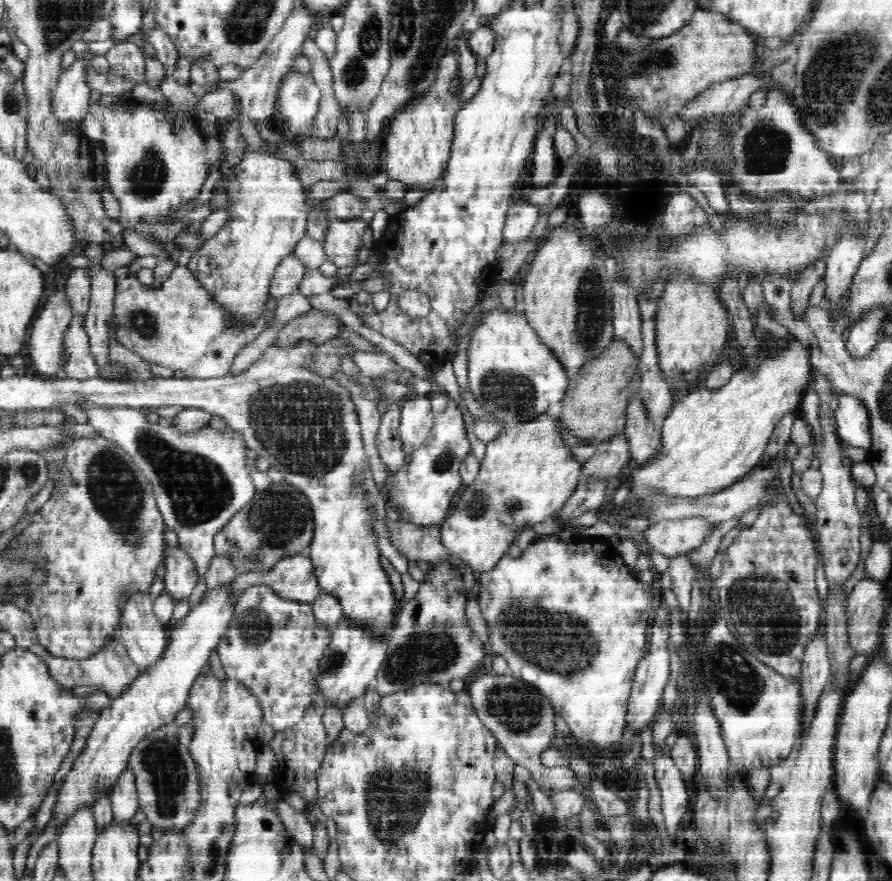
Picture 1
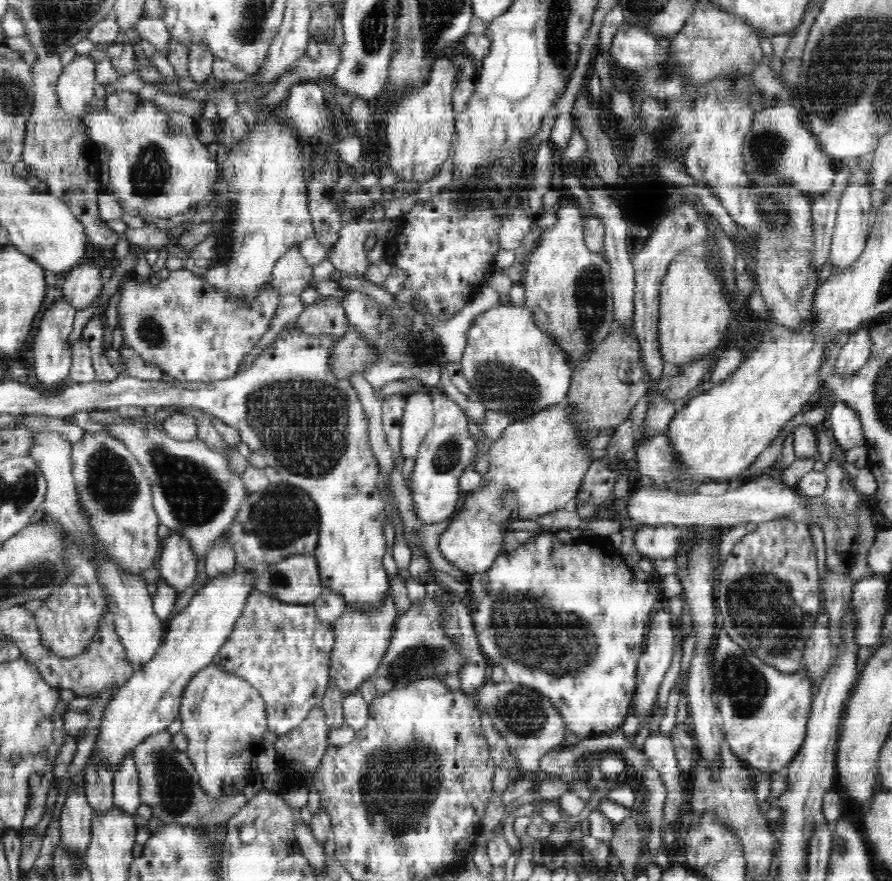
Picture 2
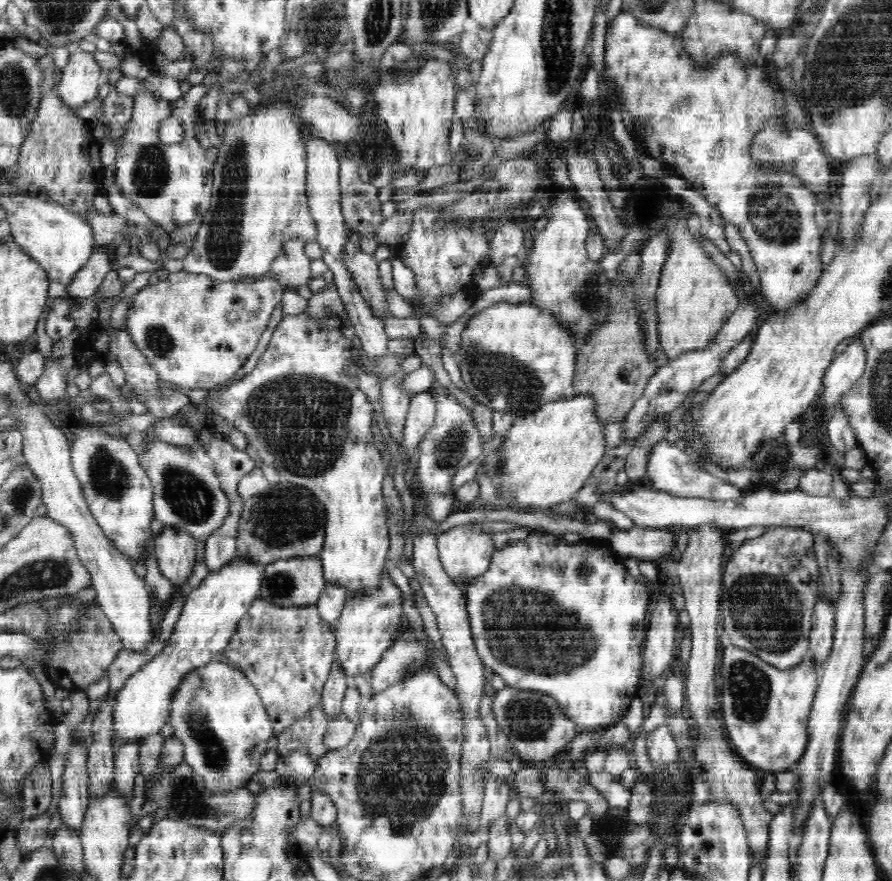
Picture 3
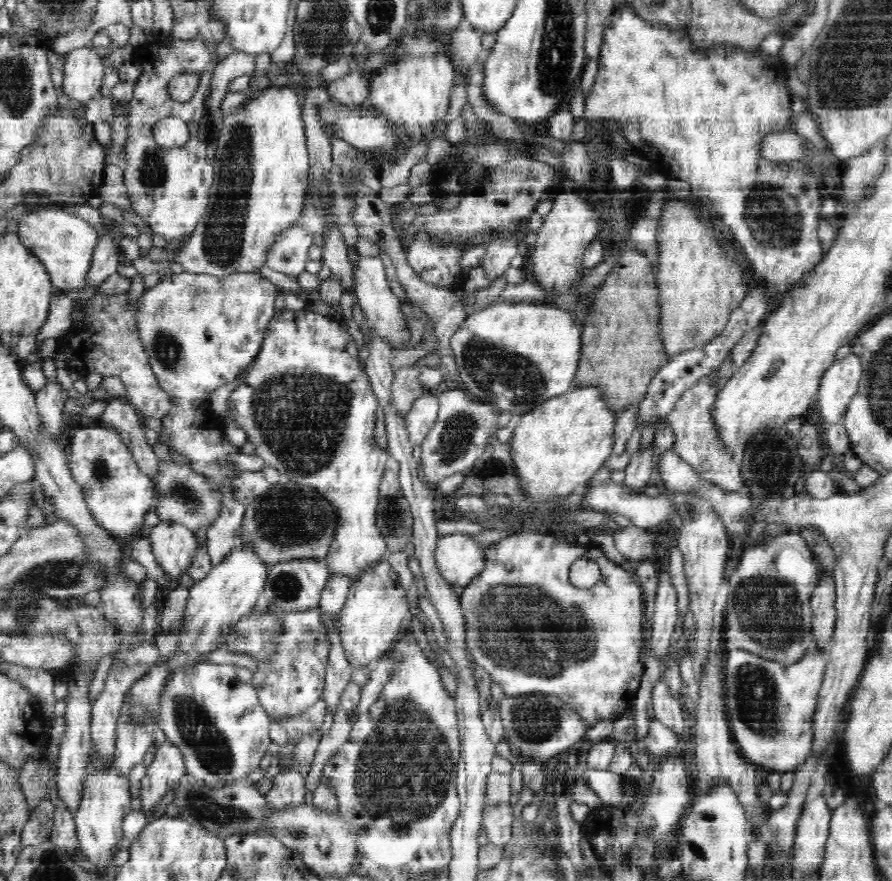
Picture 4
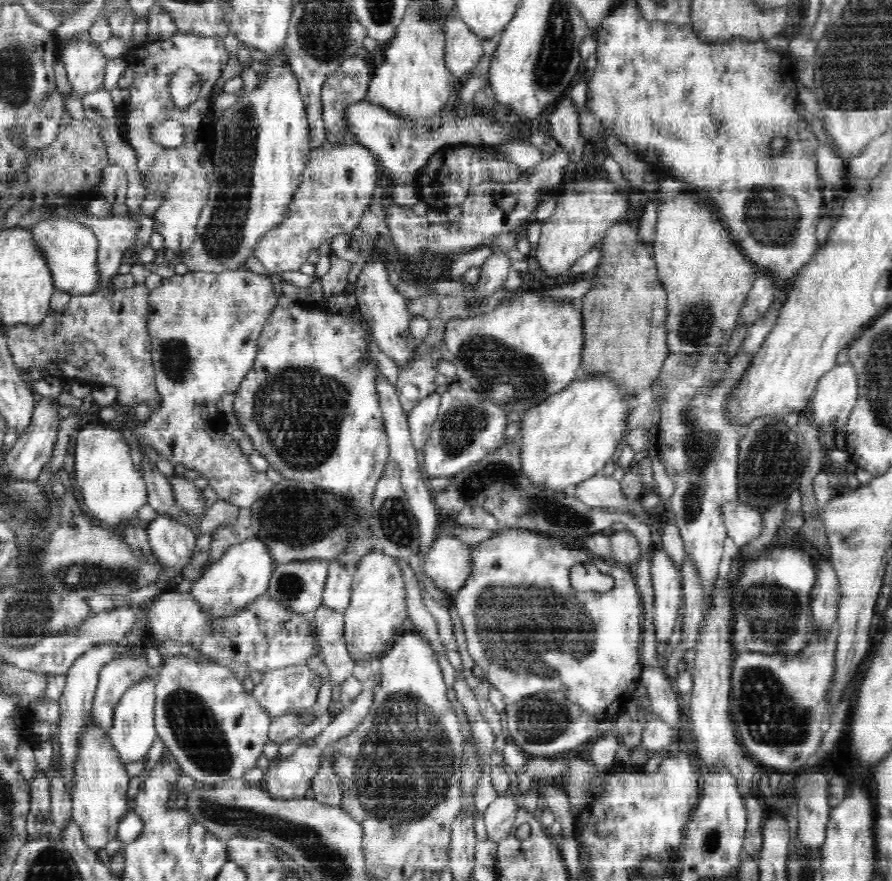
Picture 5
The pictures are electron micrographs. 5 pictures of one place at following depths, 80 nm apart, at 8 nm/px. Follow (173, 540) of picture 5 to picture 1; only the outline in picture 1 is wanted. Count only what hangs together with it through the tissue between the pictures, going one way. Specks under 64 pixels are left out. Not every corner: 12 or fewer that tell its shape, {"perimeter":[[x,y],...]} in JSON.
{"perimeter":[[180,546],[164,559],[164,583],[177,601],[188,598],[199,576]]}

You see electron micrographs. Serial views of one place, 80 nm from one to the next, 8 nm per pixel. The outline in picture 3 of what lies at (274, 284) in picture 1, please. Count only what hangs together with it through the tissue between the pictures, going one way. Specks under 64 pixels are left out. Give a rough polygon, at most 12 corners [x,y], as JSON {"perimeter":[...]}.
{"perimeter":[[288,240],[270,274],[284,290],[310,282],[306,241]]}

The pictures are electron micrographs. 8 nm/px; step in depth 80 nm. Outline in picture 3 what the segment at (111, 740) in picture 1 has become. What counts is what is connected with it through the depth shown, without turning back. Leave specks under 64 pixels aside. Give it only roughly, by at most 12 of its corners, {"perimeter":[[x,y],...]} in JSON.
{"perimeter":[[236,557],[185,597],[167,645],[116,693],[116,747],[154,735],[192,670],[225,650],[257,563]]}

